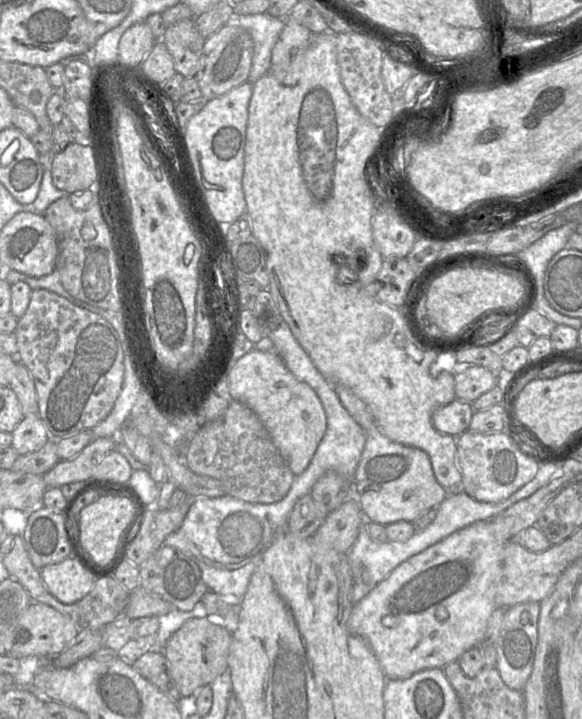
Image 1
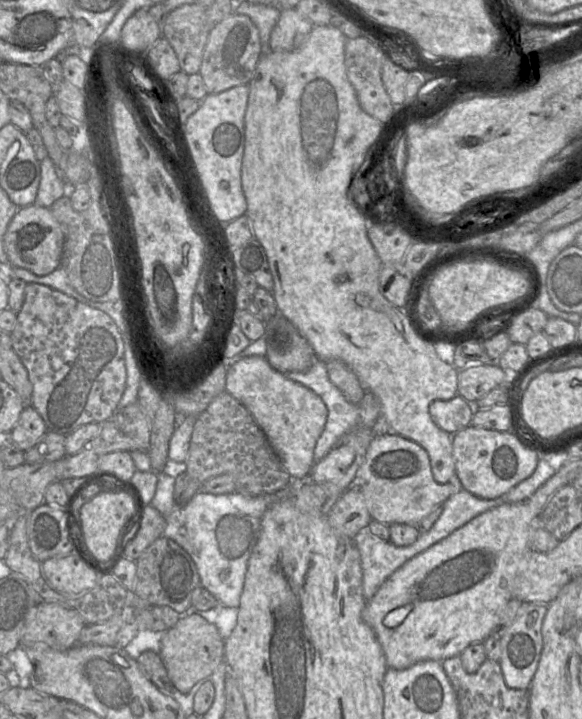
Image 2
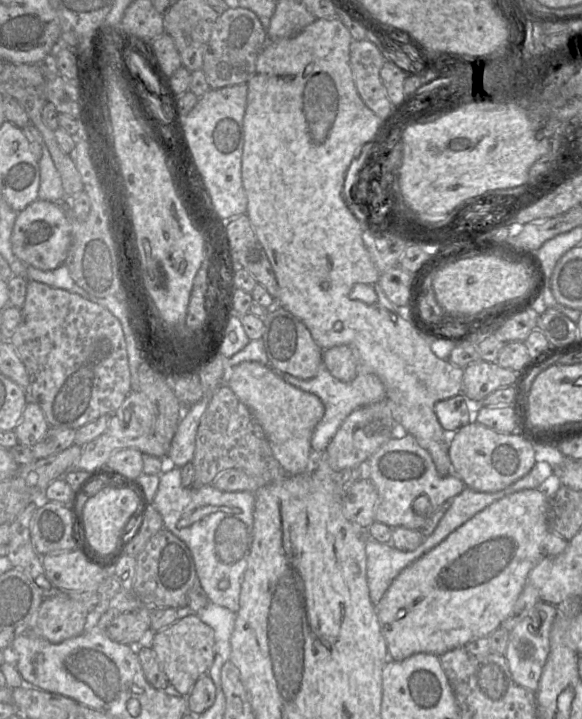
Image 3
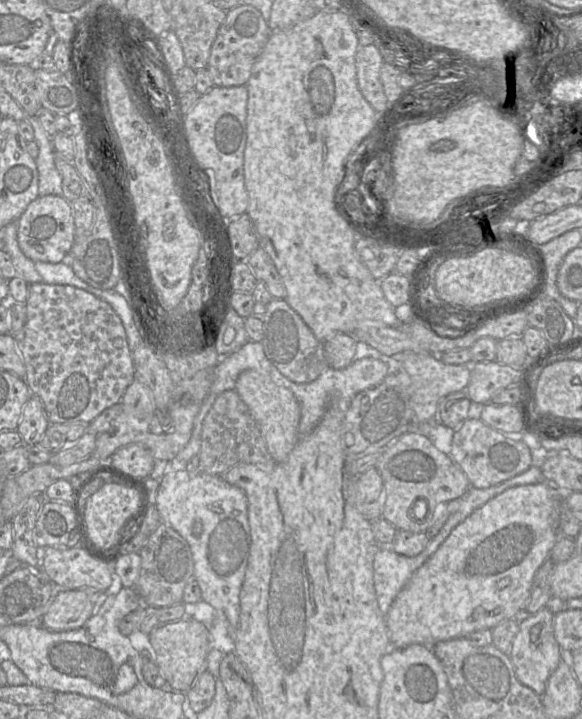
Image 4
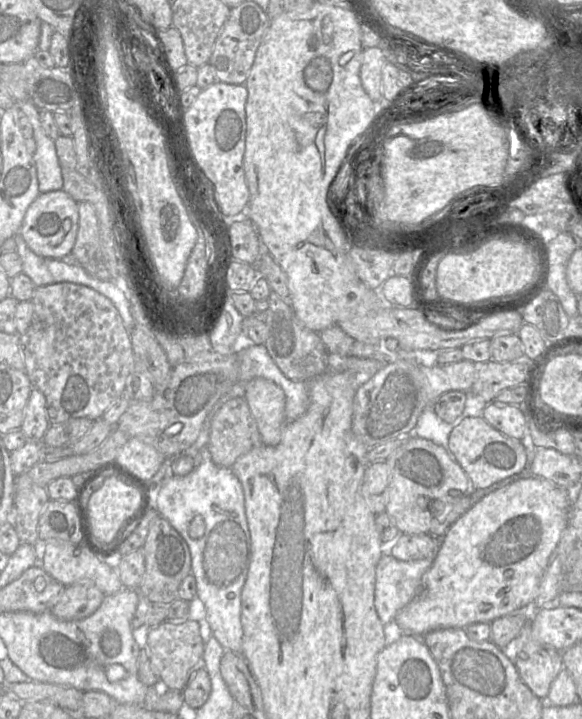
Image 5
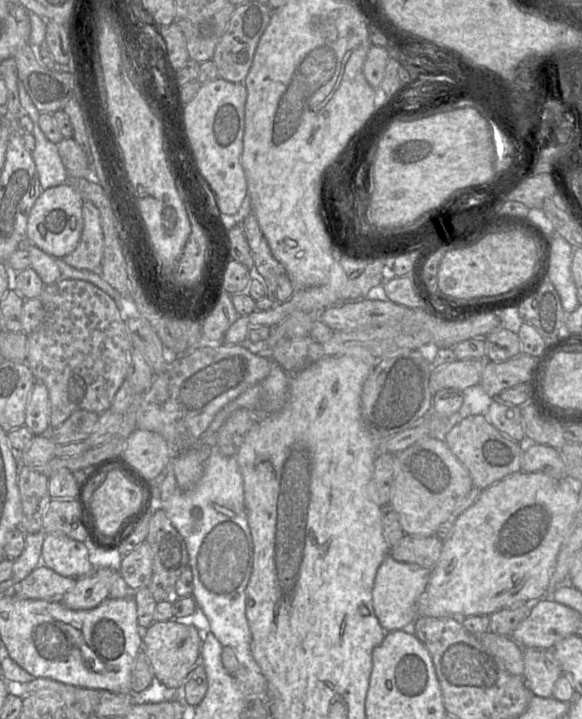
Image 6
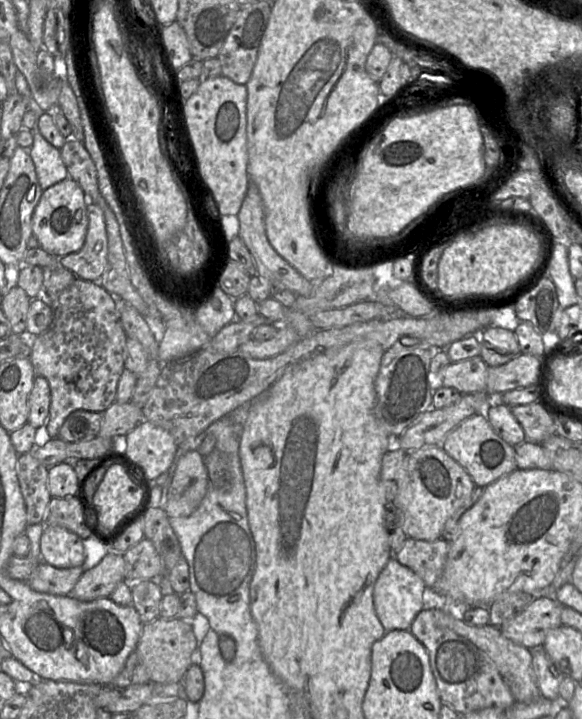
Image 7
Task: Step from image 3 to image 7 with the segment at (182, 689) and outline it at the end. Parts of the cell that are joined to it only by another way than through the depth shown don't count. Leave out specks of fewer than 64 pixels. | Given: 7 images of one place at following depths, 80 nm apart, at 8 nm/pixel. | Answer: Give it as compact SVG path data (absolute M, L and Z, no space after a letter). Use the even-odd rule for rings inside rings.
M158 617L143 625L136 651L144 663L150 683L169 684L183 681L196 647L197 640L191 625L181 618Z

